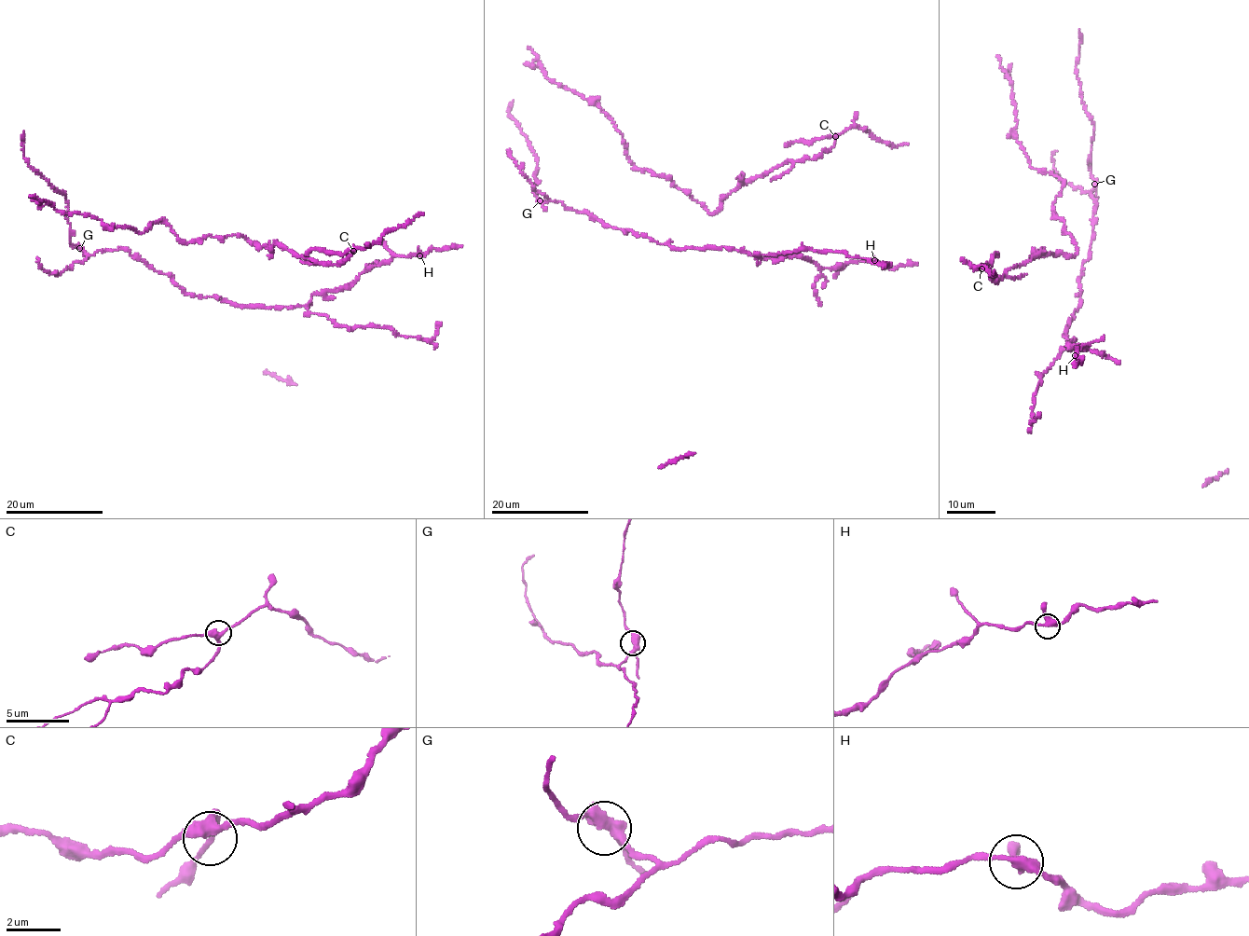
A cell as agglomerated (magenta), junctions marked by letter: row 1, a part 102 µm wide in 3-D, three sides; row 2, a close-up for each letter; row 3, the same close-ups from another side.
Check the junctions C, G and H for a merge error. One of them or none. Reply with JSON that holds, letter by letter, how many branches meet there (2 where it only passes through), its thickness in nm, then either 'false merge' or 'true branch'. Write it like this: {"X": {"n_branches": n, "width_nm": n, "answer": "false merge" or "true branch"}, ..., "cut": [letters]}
{"C": {"n_branches": 3, "width_nm": 360, "answer": "true branch"}, "G": {"n_branches": 3, "width_nm": 360, "answer": "false merge"}, "H": {"n_branches": 3, "width_nm": 320, "answer": "true branch"}, "cut": ["G"]}

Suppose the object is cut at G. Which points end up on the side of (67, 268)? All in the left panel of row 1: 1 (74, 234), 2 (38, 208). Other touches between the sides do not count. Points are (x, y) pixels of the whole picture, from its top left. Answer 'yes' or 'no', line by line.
1: no
2: yes

